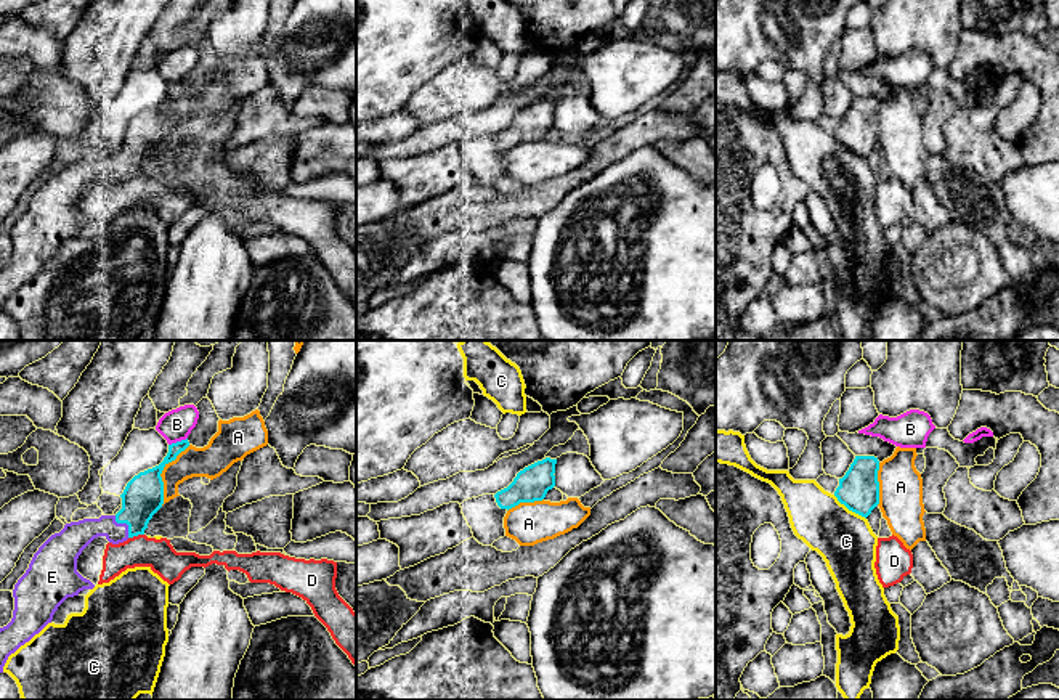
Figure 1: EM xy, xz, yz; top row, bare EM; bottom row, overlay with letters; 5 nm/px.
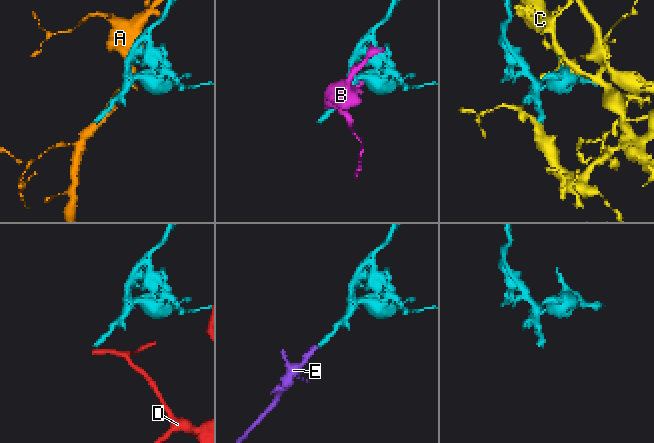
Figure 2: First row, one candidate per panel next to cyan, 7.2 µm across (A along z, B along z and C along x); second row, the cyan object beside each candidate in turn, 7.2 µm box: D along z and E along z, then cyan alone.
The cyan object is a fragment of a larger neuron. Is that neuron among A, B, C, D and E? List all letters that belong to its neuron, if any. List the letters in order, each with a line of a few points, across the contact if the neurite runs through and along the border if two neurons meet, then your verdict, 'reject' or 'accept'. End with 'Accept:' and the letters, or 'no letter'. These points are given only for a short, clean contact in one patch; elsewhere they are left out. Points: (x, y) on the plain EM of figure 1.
A: line xy (190, 85), (161, 114), (161, 145); reject
B: reject
C: reject
D: line xy (143, 174), (129, 179); reject
E: accept
Accept: E

